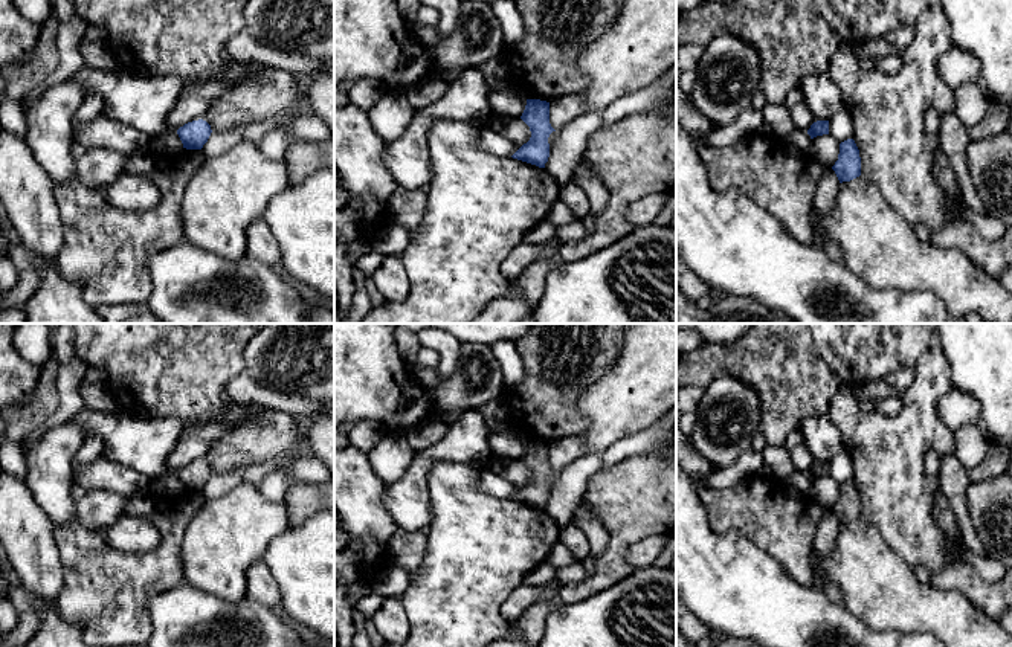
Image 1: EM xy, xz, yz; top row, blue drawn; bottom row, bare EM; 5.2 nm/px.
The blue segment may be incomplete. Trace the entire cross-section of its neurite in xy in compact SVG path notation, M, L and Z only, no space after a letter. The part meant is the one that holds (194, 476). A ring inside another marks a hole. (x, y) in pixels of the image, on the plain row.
M203 461L188 464L177 472L183 490L186 491L201 491L211 475L211 467Z

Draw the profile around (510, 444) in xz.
M516 430L491 433L488 444L495 456L510 459L521 459L527 447L525 438L522 438Z

